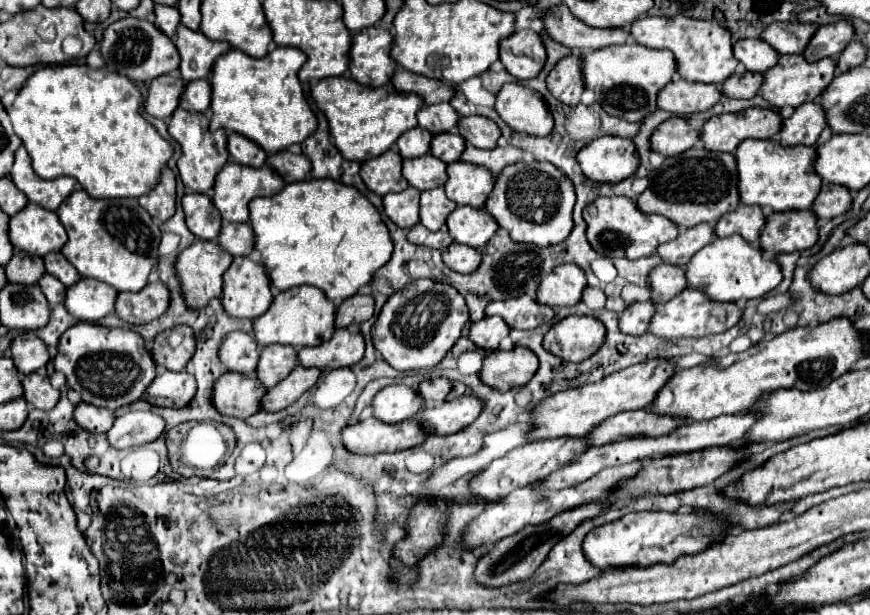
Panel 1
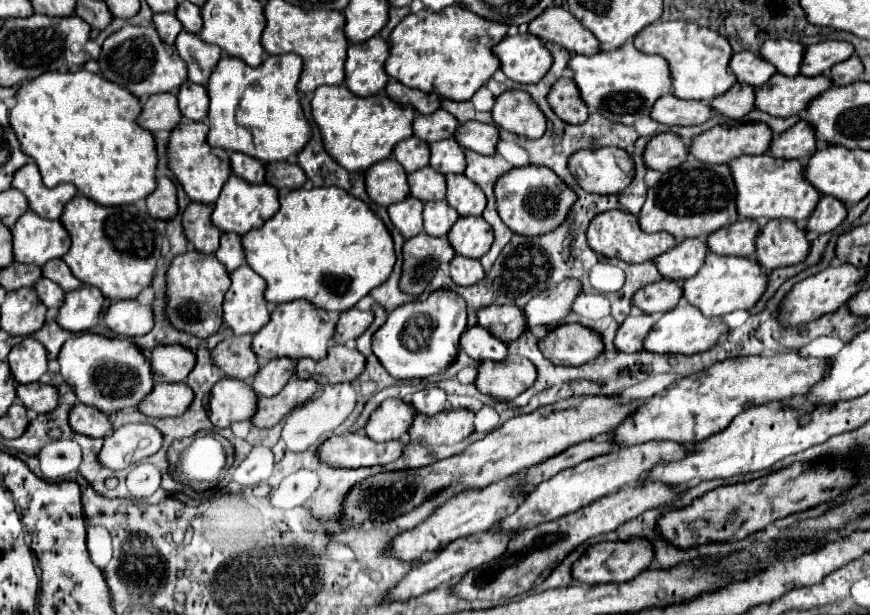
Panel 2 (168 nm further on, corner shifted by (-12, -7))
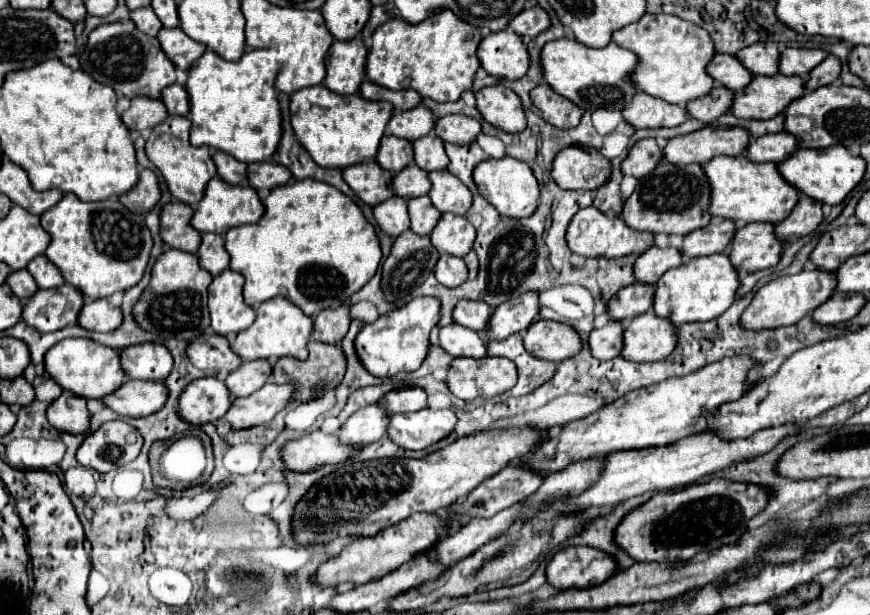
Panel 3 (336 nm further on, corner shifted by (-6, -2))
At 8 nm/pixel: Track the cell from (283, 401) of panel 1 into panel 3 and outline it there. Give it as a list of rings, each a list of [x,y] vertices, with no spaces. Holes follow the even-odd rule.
[[[268,381],[262,389],[254,391],[252,395],[234,399],[230,411],[226,411],[222,421],[228,423],[230,429],[250,429],[268,423],[278,411],[286,407],[286,403],[292,399],[292,393],[292,385],[278,385]]]

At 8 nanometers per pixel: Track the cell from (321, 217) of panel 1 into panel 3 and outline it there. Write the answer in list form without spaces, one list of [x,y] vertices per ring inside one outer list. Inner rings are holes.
[[[316,179],[292,181],[282,187],[274,187],[274,191],[262,199],[262,205],[264,215],[258,223],[234,227],[224,237],[224,247],[230,255],[228,269],[244,275],[242,295],[246,305],[256,309],[266,299],[282,295],[300,307],[308,317],[314,317],[322,309],[336,307],[374,277],[382,259],[374,227],[368,225],[360,207],[338,189]]]

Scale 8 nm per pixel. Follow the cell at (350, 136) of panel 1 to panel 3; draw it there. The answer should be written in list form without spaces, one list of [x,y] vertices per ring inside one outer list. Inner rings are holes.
[[[322,85],[306,87],[290,95],[290,125],[294,135],[314,163],[326,169],[344,169],[374,159],[390,117],[390,103],[374,103],[360,99],[358,95],[336,95]]]

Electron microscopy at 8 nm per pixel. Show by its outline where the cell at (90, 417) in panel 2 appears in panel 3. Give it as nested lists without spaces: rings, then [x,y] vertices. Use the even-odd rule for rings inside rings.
[[[62,391],[62,395],[48,405],[46,419],[58,431],[86,433],[90,425],[86,399],[74,395],[72,391]]]

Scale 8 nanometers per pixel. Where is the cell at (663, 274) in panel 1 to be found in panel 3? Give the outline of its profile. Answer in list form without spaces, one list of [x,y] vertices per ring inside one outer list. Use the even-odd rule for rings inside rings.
[[[632,283],[616,293],[616,299],[608,301],[608,317],[612,321],[626,321],[642,315],[650,309],[650,299],[654,299],[654,289],[642,283]]]

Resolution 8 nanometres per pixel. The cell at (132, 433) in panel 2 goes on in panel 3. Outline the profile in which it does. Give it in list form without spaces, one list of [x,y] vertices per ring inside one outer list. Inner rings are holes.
[[[116,419],[102,423],[94,433],[86,435],[76,451],[80,465],[98,473],[112,471],[116,465],[126,465],[138,457],[142,449],[142,435],[132,425]]]

